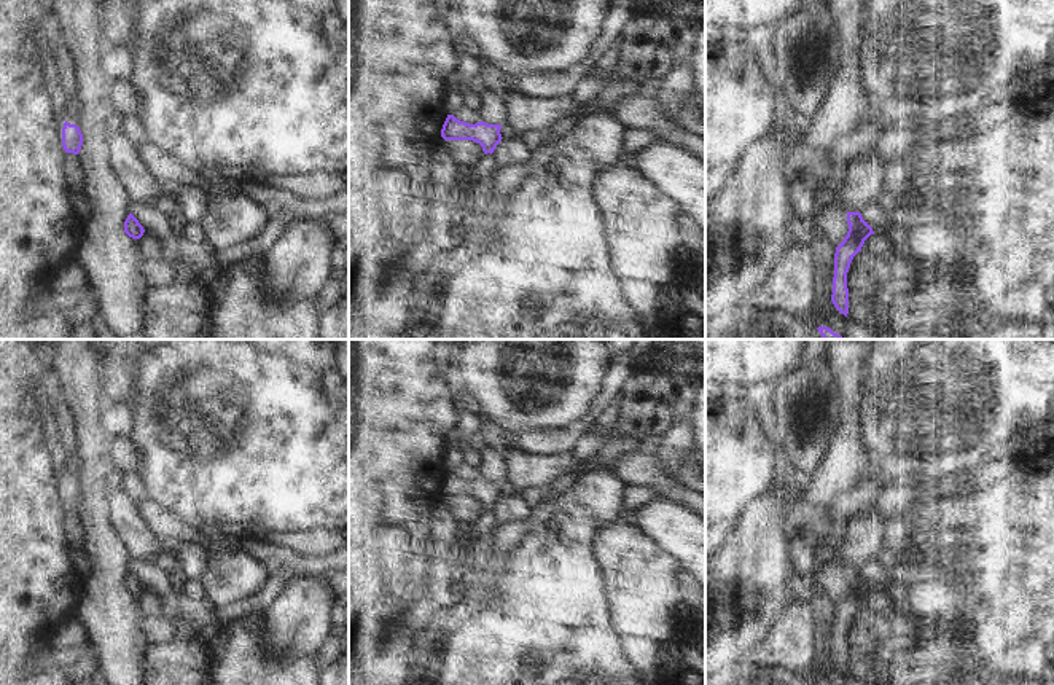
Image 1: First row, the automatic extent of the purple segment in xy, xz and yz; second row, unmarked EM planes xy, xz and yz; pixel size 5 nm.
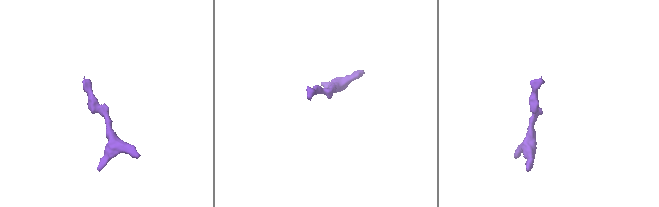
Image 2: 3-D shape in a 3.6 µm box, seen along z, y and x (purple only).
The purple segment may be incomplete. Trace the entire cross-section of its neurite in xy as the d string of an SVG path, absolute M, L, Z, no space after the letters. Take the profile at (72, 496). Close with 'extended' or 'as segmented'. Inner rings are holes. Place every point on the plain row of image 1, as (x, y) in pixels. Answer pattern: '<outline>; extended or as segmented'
M64 480L62 503L65 510L78 511L83 502L83 491L76 481Z; as segmented

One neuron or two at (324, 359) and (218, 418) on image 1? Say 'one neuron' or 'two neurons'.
two neurons

